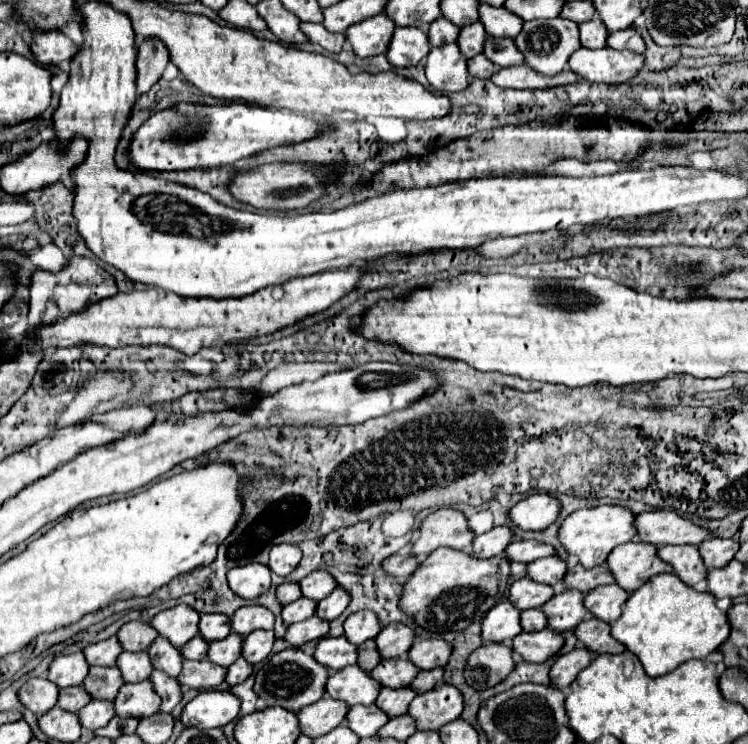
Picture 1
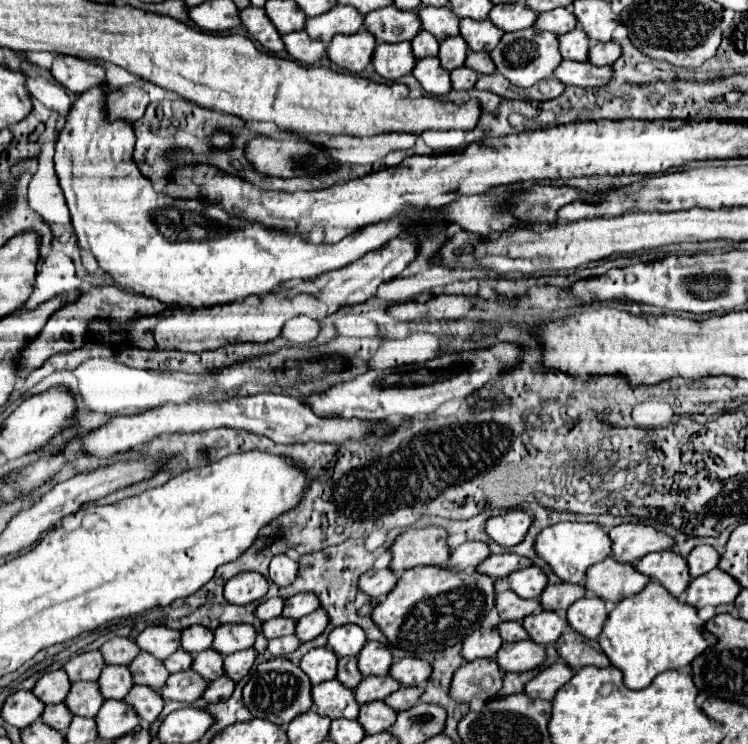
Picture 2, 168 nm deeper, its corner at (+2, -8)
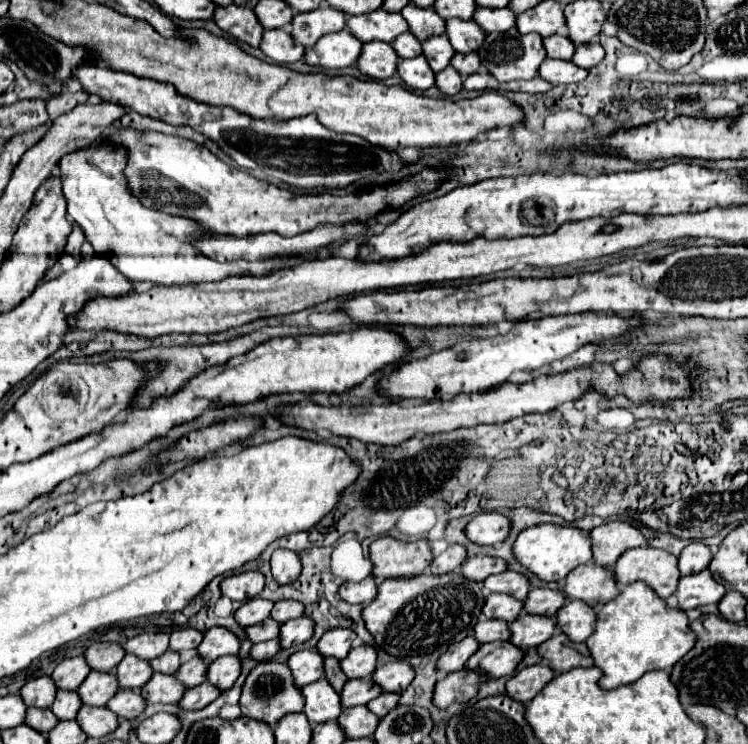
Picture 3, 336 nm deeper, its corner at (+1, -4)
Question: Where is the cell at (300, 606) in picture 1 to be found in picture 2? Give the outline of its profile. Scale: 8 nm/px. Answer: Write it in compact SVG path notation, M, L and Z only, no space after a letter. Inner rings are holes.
M278 616L278 618L272 618L272 620L268 620L268 622L262 624L262 634L266 636L266 640L272 640L272 638L294 634L294 628L296 628L294 620Z

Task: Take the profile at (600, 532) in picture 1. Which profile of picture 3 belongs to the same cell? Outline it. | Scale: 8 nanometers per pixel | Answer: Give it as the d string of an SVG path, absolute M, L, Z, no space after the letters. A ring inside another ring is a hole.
M537 524L519 534L513 546L515 556L523 566L527 566L533 574L537 574L545 582L563 582L565 576L593 558L589 534L575 526L559 526L559 524Z

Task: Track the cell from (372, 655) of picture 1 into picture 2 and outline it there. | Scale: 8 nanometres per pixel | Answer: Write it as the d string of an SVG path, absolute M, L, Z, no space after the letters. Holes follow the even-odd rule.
M348 656L348 658L340 658L340 660L338 660L336 680L338 680L340 684L344 684L346 688L350 688L350 690L356 688L356 684L362 680L360 674L358 674L358 668L356 668L356 658Z

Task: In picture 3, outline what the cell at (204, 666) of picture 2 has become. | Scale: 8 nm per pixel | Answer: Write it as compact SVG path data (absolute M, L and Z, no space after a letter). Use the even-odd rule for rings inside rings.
M193 656L189 662L185 662L179 672L177 678L187 686L199 686L201 682L205 682L205 668L209 668L209 664L205 664L205 660L201 660L201 656Z

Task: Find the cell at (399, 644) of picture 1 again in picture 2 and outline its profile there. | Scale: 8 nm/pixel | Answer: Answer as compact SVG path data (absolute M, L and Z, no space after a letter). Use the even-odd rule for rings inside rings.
M366 642L358 654L358 670L362 676L384 676L392 664L392 656L384 644Z

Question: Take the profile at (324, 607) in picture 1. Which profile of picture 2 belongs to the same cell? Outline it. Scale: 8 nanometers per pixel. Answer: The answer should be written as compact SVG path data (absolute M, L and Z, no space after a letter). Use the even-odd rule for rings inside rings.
M318 608L316 612L298 620L294 634L300 642L308 642L308 640L314 640L316 636L320 636L326 630L326 624L328 624L328 616L324 616L324 612L320 612L320 608Z

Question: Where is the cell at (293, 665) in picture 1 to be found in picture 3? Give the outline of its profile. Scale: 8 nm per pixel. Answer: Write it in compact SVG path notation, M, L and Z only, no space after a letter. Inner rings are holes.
M259 662L247 676L243 690L241 690L241 700L239 700L241 712L247 718L263 720L271 724L273 728L281 720L281 716L289 712L301 712L305 706L305 698L301 696L301 690L297 684L293 684L293 674L289 672L289 666L285 662Z

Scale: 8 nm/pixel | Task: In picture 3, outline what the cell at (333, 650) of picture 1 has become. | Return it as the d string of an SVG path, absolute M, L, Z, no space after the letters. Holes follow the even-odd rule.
M299 650L287 660L287 664L289 664L289 668L295 676L295 684L299 688L323 678L323 674L325 674L323 656L315 650Z

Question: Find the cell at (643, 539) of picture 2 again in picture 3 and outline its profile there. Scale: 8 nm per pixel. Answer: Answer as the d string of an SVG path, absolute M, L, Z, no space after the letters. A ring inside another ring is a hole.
M605 522L591 530L593 542L593 560L601 566L613 566L615 560L627 552L629 548L647 546L647 538L641 534L639 528L627 522Z

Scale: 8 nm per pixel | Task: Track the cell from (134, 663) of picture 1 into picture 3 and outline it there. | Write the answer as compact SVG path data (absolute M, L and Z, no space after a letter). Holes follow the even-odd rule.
M91 670L85 682L77 688L83 704L89 706L105 706L107 700L111 700L117 690L119 690L117 676L113 672L97 672L97 670Z

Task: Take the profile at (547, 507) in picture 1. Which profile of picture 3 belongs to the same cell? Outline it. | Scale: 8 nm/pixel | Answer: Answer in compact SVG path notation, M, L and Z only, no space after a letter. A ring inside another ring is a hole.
M501 512L477 514L465 528L467 538L481 546L483 544L487 544L487 546L501 544L503 540L507 540L509 530L511 530L511 520L507 516L503 516Z

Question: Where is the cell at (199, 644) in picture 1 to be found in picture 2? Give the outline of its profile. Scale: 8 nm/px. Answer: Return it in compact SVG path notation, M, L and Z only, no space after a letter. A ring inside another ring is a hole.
M182 648L176 650L170 658L164 660L164 666L168 668L170 674L174 674L174 672L182 672L182 670L188 670L190 664L192 664L192 656L188 656L188 652L184 652Z

